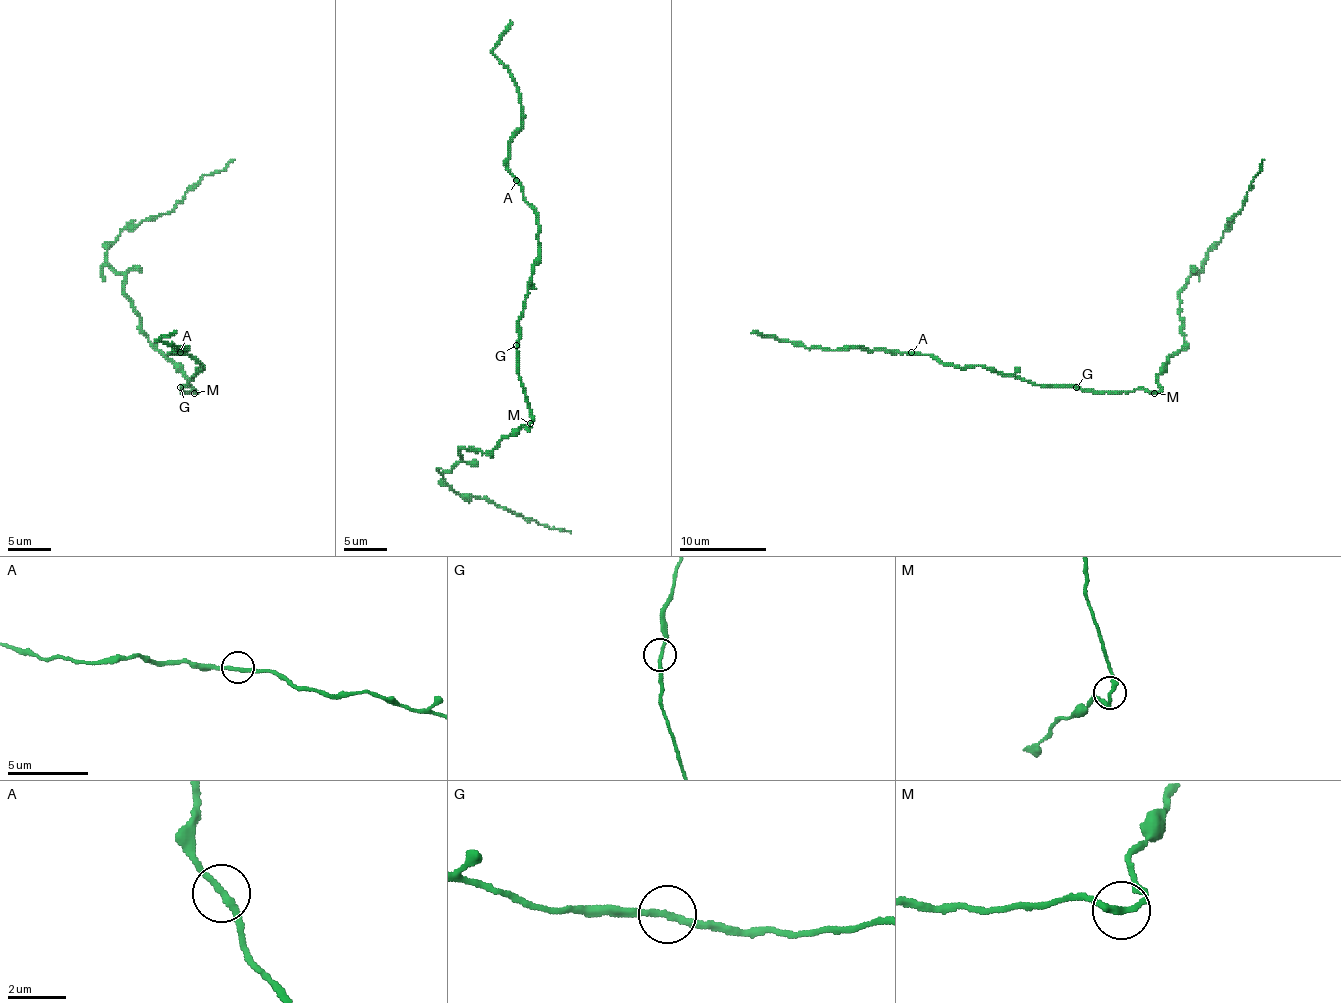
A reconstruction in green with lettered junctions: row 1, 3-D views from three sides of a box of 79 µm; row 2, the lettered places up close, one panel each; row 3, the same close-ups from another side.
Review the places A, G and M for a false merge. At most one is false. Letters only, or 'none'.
M

